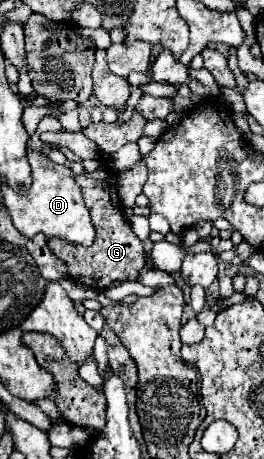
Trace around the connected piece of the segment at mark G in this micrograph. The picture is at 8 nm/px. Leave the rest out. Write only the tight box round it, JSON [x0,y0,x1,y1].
[48,169,146,291]

